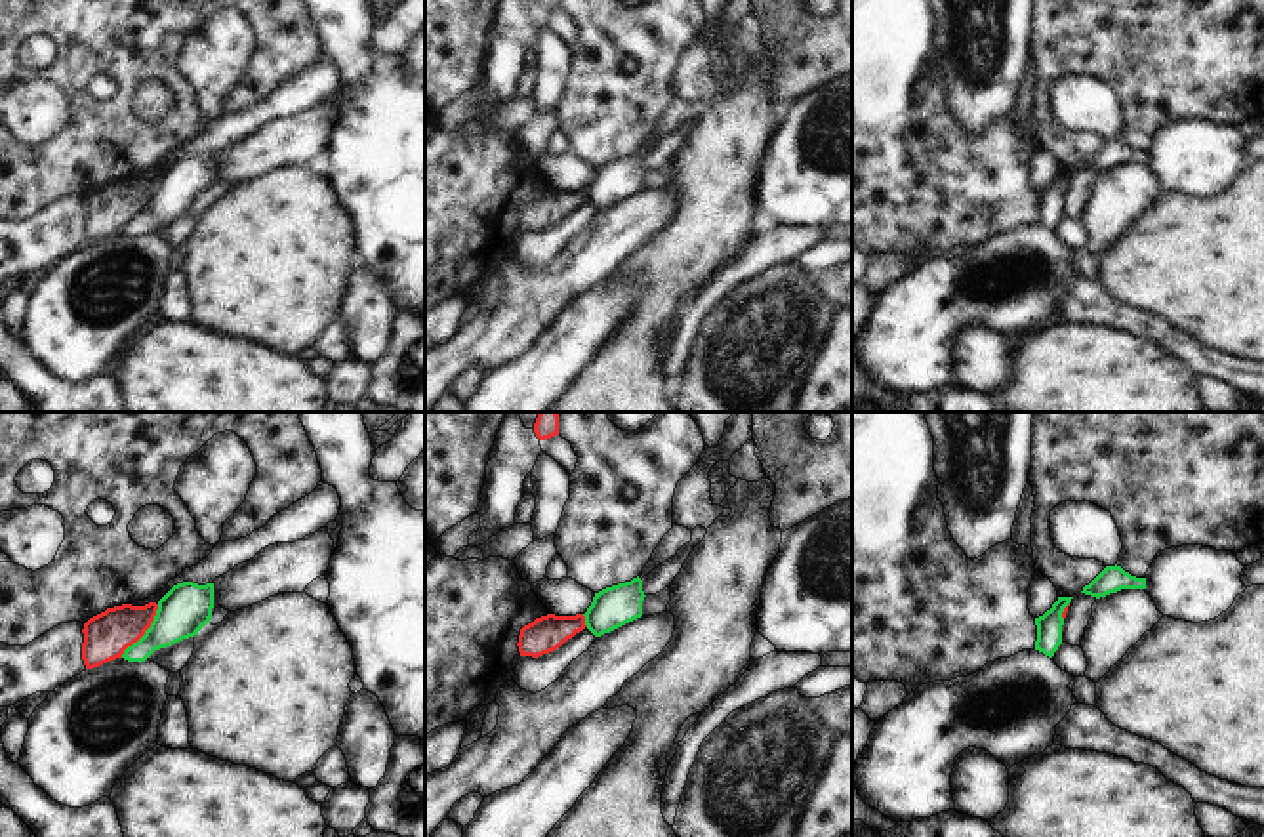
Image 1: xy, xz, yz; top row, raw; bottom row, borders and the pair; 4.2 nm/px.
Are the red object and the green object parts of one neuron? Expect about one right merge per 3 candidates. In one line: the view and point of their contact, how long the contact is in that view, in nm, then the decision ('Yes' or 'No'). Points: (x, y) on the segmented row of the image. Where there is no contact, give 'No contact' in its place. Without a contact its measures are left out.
Touches red at xy (145, 630). Shared border 280 nm. No

